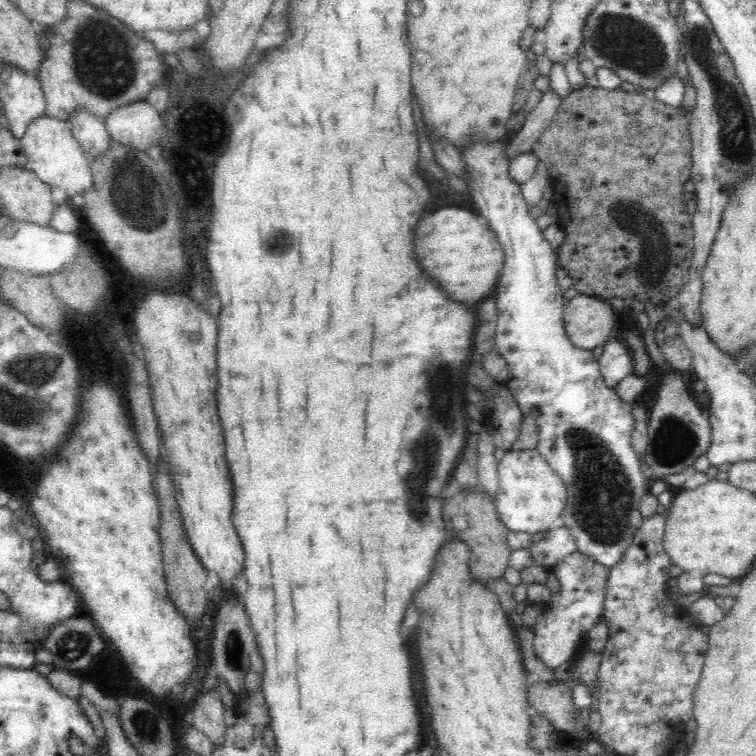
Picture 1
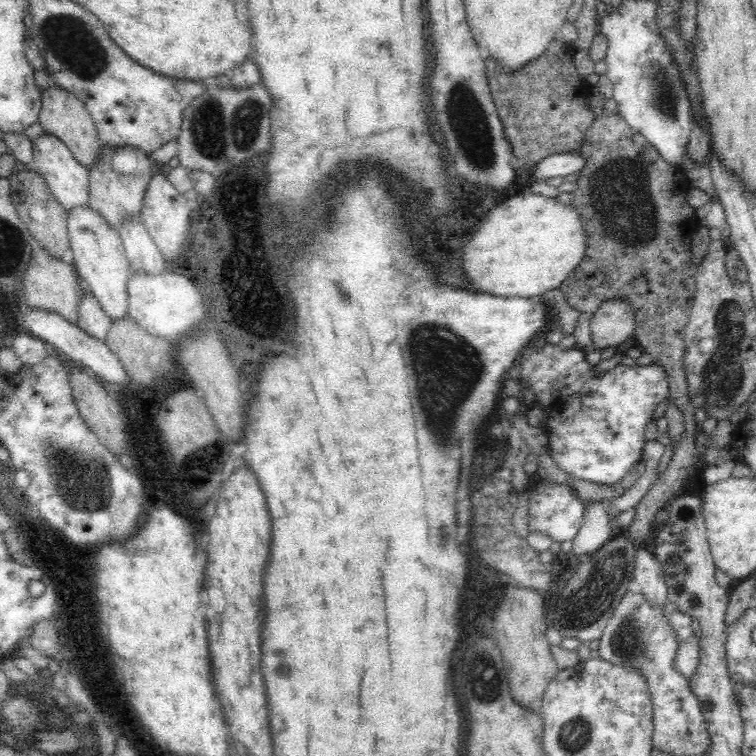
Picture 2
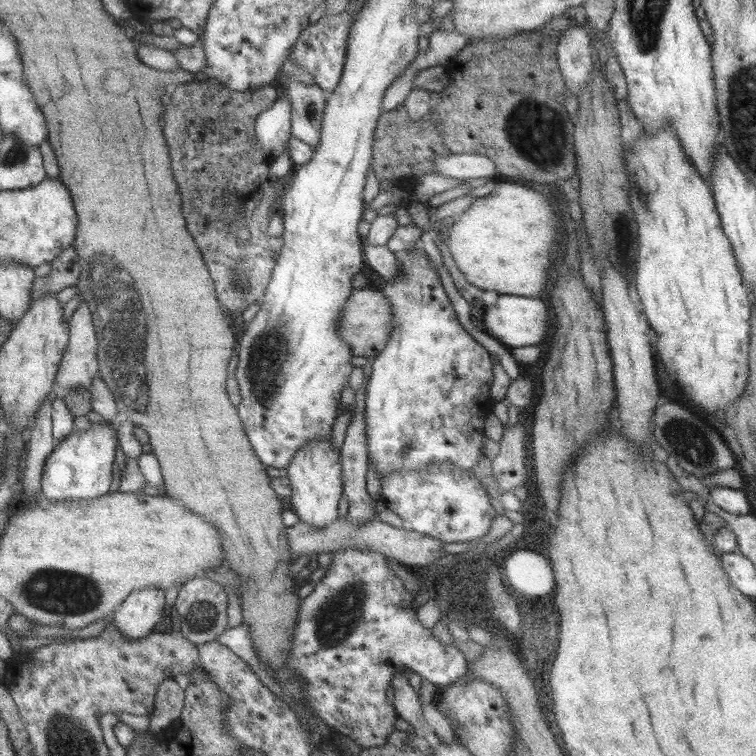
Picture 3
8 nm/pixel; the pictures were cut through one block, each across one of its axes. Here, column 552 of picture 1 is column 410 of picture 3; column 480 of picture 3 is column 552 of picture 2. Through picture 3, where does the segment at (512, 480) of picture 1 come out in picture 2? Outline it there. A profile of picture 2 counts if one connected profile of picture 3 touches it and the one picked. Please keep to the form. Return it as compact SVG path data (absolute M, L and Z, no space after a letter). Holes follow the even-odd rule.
M544 480L528 483L530 493L529 522L530 531L547 532L555 541L573 541L583 525L582 510L584 501L580 501L568 485L560 483L546 483Z

